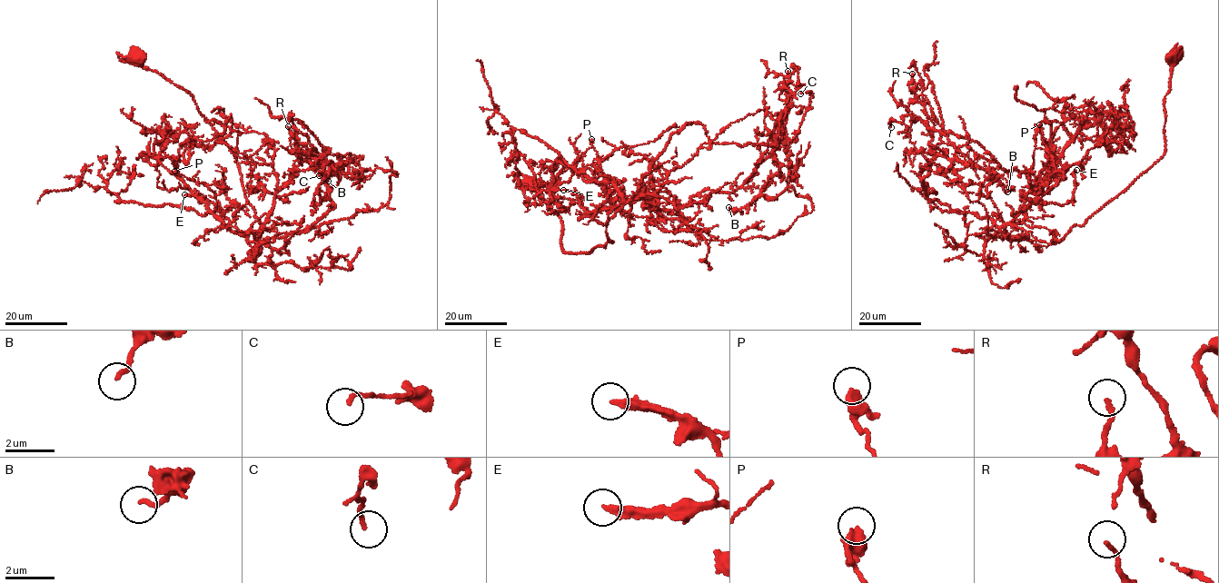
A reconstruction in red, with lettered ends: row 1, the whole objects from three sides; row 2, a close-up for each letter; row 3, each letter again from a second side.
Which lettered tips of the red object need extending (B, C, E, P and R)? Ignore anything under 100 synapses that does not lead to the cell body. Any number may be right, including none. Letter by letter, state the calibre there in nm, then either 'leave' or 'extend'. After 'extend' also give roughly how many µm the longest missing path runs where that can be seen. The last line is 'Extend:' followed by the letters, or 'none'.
B: calibre 160 nm; leave
C: calibre 160 nm; leave
E: calibre 320 nm; extend; missing 40 µm
P: calibre 320 nm; leave
R: calibre 140 nm; leave
Extend: E

